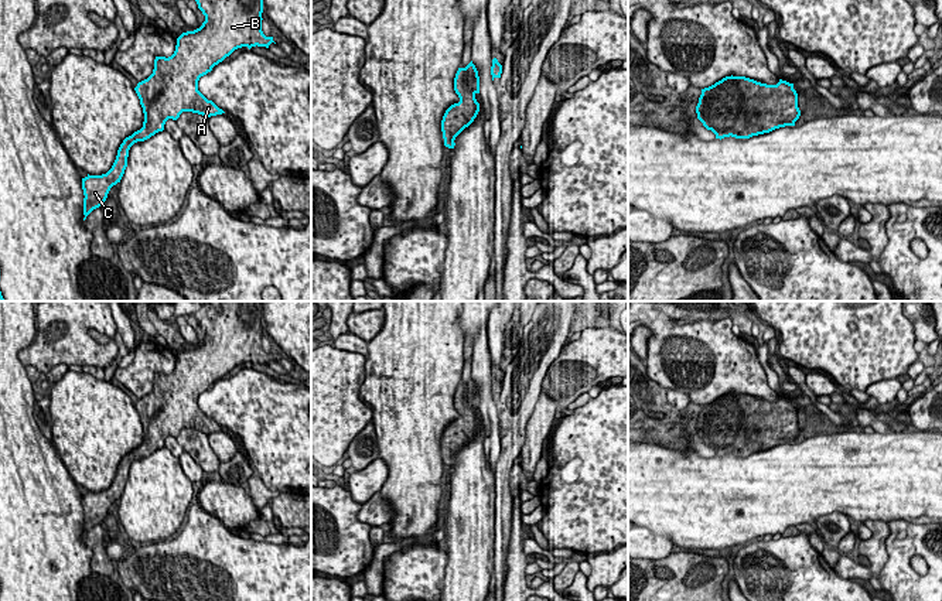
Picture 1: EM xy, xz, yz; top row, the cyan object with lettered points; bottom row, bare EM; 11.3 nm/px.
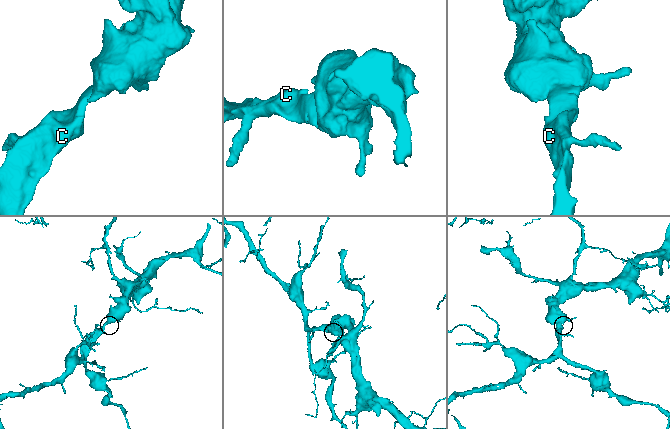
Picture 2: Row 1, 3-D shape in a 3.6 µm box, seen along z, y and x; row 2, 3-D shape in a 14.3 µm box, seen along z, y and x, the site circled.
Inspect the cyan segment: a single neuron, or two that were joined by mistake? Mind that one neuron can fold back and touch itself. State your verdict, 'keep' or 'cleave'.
keep

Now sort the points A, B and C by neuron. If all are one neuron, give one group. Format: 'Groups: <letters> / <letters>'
Groups: A B C

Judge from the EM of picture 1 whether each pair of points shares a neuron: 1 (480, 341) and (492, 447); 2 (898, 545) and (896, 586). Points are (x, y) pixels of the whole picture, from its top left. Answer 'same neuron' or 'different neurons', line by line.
1: same neuron
2: same neuron

